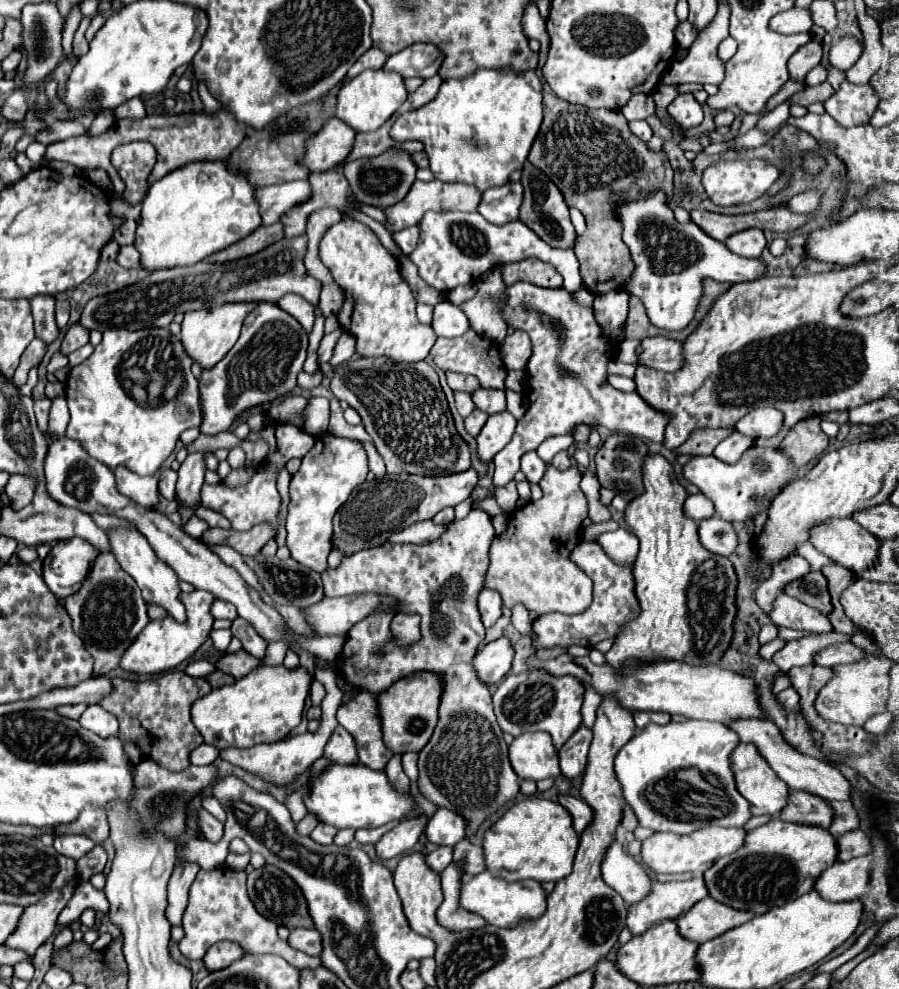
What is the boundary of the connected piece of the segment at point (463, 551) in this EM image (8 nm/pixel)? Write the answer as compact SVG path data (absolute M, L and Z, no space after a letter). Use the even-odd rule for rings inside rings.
M472 510L464 520L454 520L450 528L434 542L428 542L426 546L414 546L414 544L380 544L370 550L362 550L350 558L344 558L342 564L334 570L326 570L322 574L324 582L324 594L326 596L350 596L350 594L386 594L396 600L394 608L380 610L378 614L366 616L362 622L354 624L348 632L346 648L340 654L340 662L356 662L360 658L358 668L354 666L356 676L342 676L346 684L358 688L358 690L370 690L372 694L378 694L390 686L392 680L400 680L412 672L434 672L442 678L442 698L438 706L438 726L434 728L434 734L430 742L418 752L418 790L424 798L434 802L438 808L454 810L466 820L466 838L472 838L480 824L496 810L490 808L502 808L506 802L510 802L518 790L520 790L520 778L512 770L508 760L508 744L504 742L502 730L496 722L496 716L492 712L492 692L486 684L482 684L472 668L472 658L478 652L480 642L486 636L486 628L482 626L480 610L478 610L478 594L484 588L486 580L486 566L490 564L490 544L494 540L494 526L484 510ZM394 614L418 614L420 616L420 640L408 646L400 646L394 640L394 634L390 630L390 622Z

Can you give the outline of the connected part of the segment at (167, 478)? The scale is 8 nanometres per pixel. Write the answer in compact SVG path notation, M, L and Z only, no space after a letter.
M172 468L158 470L158 482L160 482L160 494L166 500L174 500L174 484L176 484L176 472Z

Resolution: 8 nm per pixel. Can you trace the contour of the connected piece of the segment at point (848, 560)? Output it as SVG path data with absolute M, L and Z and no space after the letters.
M830 520L810 530L812 546L834 564L860 574L878 562L880 540L854 520Z

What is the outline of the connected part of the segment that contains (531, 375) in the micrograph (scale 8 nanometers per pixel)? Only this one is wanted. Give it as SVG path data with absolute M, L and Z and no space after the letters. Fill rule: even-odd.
M514 282L510 286L506 286L506 300L502 304L502 318L506 318L508 328L518 328L528 332L530 340L532 340L532 356L528 360L526 372L526 412L524 416L518 420L518 426L514 430L512 440L508 442L508 446L504 446L496 456L494 456L494 486L504 486L508 484L514 474L520 468L520 458L522 454L536 450L546 438L550 436L562 436L562 434L572 434L572 430L578 424L586 424L586 426L604 426L612 432L620 432L620 434L632 434L632 436L640 436L652 442L662 442L664 440L664 426L668 424L668 416L662 412L652 410L638 394L626 394L620 392L616 388L612 388L608 384L608 362L612 360L616 348L624 342L624 330L618 338L610 338L606 334L602 334L600 326L594 320L592 308L586 308L582 304L578 304L572 296L572 292L568 292L564 286L556 288L556 290L548 290L542 286L532 286L530 282ZM540 314L546 314L550 318L550 322L542 322Z

